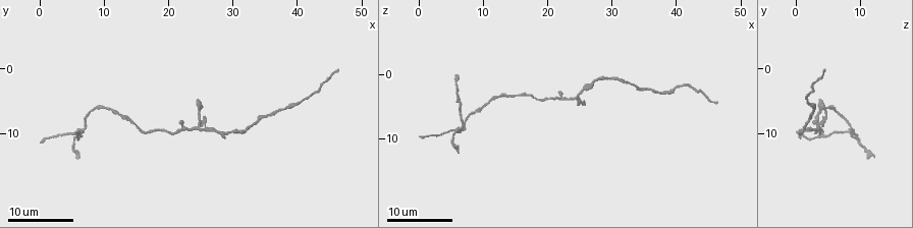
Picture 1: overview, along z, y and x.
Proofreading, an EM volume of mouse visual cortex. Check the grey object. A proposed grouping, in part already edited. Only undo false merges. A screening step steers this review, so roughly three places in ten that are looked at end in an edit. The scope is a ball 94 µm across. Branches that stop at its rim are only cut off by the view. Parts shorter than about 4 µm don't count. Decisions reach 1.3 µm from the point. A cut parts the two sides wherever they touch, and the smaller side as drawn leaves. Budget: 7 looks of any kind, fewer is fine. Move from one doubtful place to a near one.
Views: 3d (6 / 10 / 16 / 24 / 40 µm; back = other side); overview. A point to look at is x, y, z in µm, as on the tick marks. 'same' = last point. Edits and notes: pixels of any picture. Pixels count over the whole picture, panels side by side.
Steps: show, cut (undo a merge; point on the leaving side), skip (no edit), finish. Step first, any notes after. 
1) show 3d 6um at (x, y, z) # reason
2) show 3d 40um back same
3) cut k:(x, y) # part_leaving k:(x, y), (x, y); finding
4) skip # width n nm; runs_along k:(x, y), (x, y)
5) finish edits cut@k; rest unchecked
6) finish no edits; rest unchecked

show 3d 16um at (32.0, 9.5, 1.0) # calibre changes

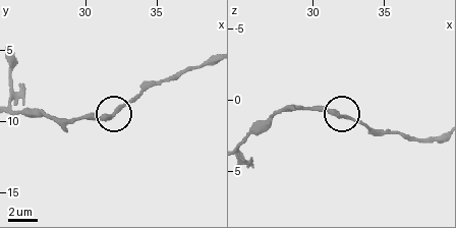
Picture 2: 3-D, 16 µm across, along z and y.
show 3d 6um at (32.2, 9.4, 1.0)

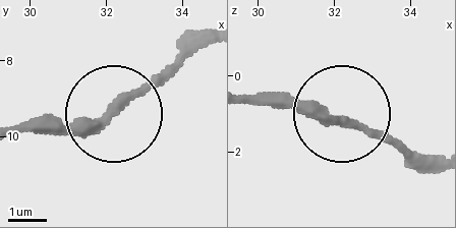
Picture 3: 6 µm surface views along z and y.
skip # runs_along 3:(246, 100), (304, 100), (408, 149); continuous, no second neuron

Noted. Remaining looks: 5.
show 3d 16um at (18.5, 10.0, 3.5) # thin neck

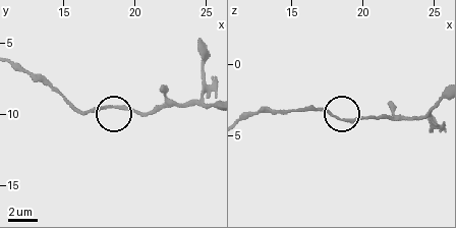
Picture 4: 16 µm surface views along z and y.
show 3d 6um at (18.4, 9.6, 4.0)

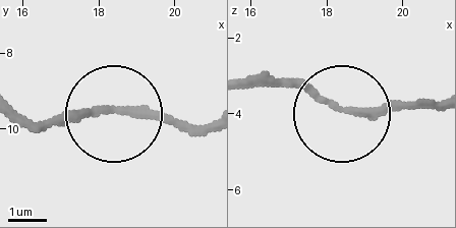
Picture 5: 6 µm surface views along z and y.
skip # runs_along 5:(431, 103), (343, 112), (259, 76); all the same neuron

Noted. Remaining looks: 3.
show 3d 16um at (24.5, 9.0, 3.0)

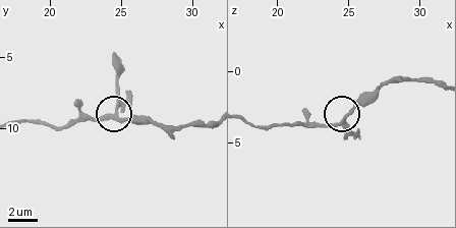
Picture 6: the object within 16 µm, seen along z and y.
show 3d 6um at (24.8, 9.0, 3.2)

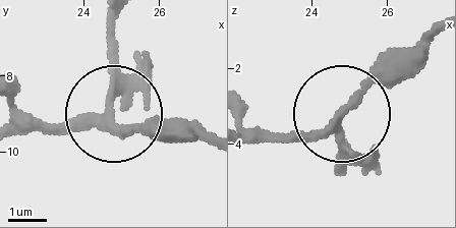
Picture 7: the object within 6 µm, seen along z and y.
cut 7:(131, 75) # arms 3; part_leaving 7:(105, 114), (115, 19); a second neuron is stuck on

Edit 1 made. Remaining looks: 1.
finish edits cut@7; rest unchecked

